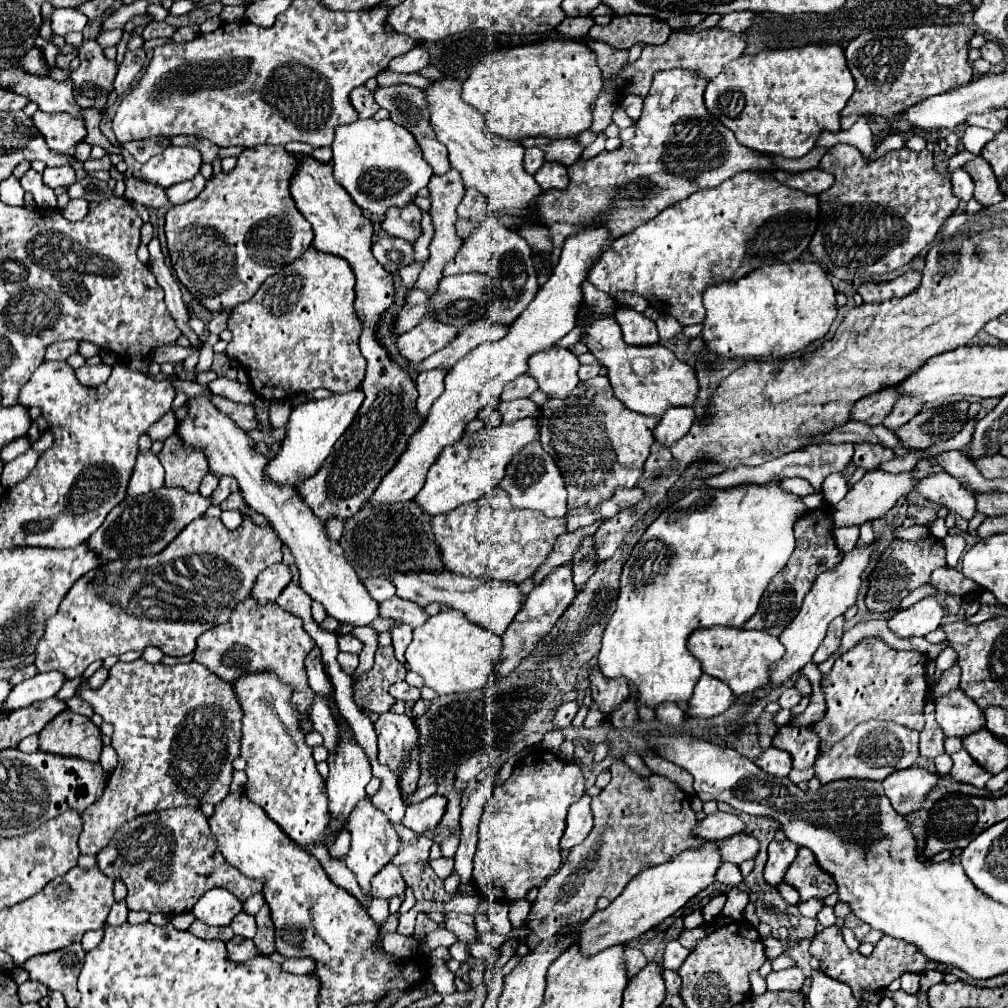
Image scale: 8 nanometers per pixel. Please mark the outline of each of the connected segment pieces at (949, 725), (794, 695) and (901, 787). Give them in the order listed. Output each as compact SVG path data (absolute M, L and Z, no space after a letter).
M952 690L936 702L936 722L946 736L964 738L986 728L984 712L962 690Z
M786 688L786 690L782 692L782 696L778 698L778 704L780 704L780 708L790 710L790 708L794 708L800 700L802 700L802 696L800 696L800 692L798 692L796 688Z
M908 768L904 772L894 772L882 780L884 794L890 798L892 808L898 814L910 814L922 806L924 796L938 782L936 774L930 774L924 768Z

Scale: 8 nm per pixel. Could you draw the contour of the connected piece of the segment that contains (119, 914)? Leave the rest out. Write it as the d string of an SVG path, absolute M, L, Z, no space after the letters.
M120 900L112 906L110 914L108 914L108 924L124 924L126 922L126 916L128 916L128 906L126 906L126 900Z

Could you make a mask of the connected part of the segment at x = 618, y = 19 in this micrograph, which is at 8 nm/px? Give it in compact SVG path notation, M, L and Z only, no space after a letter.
M614 16L606 26L592 26L588 32L590 40L600 40L612 48L630 48L638 42L664 44L672 34L664 20L652 16Z

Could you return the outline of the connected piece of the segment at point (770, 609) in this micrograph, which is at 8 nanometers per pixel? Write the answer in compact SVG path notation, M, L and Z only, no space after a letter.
M824 500L824 504L814 514L812 514L812 510L808 510L802 518L798 518L798 522L794 524L796 550L792 552L788 564L770 580L756 614L744 624L746 630L764 630L772 636L780 636L780 632L784 632L784 628L798 614L800 604L802 604L804 596L810 592L816 576L822 574L824 570L836 566L842 560L842 552L838 550L834 534L832 534L834 526L830 520L830 510L832 510L832 504Z

